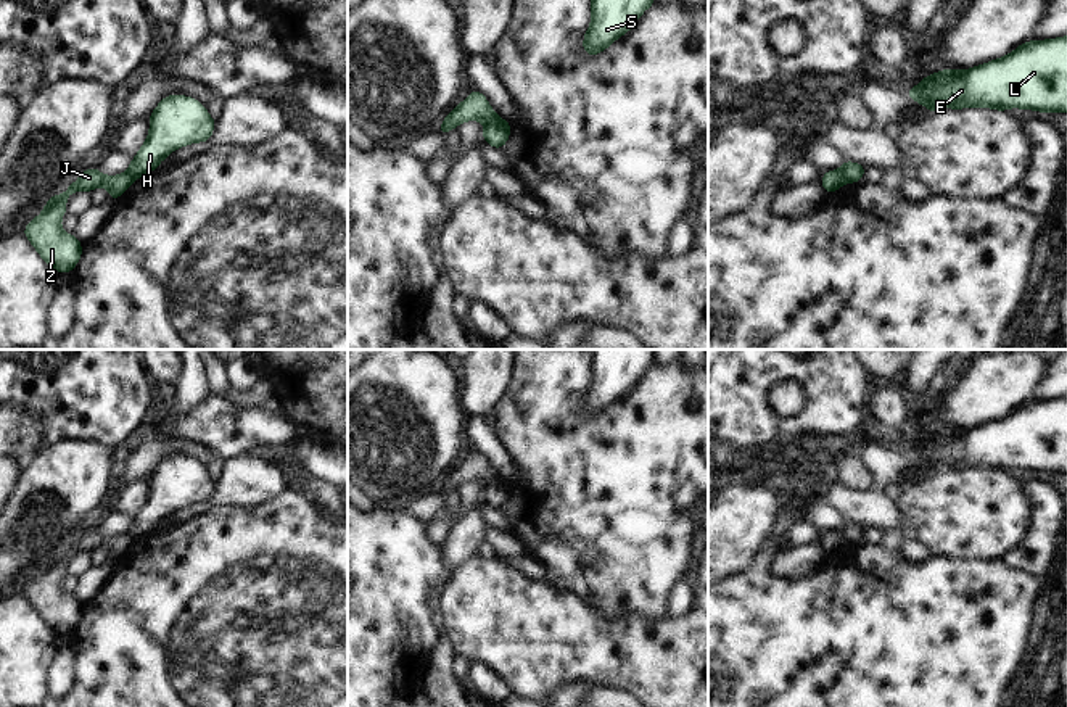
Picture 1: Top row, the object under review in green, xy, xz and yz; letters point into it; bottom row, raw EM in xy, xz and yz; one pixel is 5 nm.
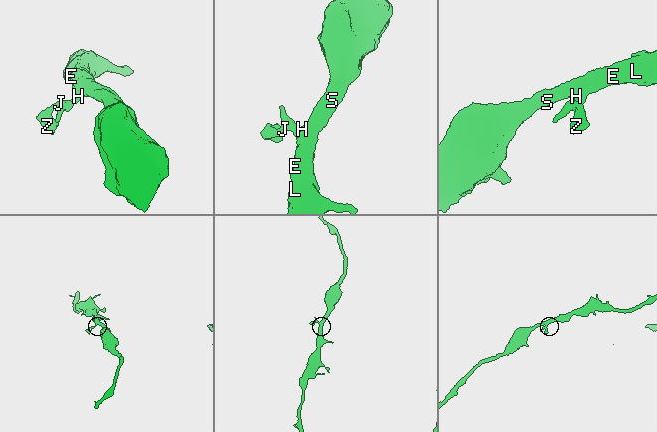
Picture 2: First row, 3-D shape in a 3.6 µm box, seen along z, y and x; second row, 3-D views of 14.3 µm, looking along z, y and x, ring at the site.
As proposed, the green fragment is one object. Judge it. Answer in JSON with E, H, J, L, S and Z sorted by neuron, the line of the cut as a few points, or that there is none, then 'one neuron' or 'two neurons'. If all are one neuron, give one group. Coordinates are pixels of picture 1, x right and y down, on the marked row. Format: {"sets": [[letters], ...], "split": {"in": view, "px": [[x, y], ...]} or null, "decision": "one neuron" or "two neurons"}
{"sets": [["E", "H", "L", "S"], ["J", "Z"]], "split": {"in": "yz", "px": [[836, 171], [847, 181]]}, "decision": "two neurons"}

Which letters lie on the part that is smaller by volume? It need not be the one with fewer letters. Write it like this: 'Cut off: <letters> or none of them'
Cut off: J, Z

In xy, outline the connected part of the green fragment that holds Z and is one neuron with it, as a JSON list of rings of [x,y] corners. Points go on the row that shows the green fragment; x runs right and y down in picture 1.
[[[98,167],[85,169],[76,184],[68,184],[68,190],[53,195],[43,211],[26,224],[24,237],[32,243],[40,258],[56,272],[72,272],[82,256],[82,243],[61,230],[61,217],[66,214],[66,200],[74,192],[92,192],[106,187],[108,196],[117,200],[130,185],[130,174],[103,176]]]

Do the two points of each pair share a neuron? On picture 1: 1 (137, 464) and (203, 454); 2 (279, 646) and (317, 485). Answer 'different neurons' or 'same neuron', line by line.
1: same neuron
2: different neurons

